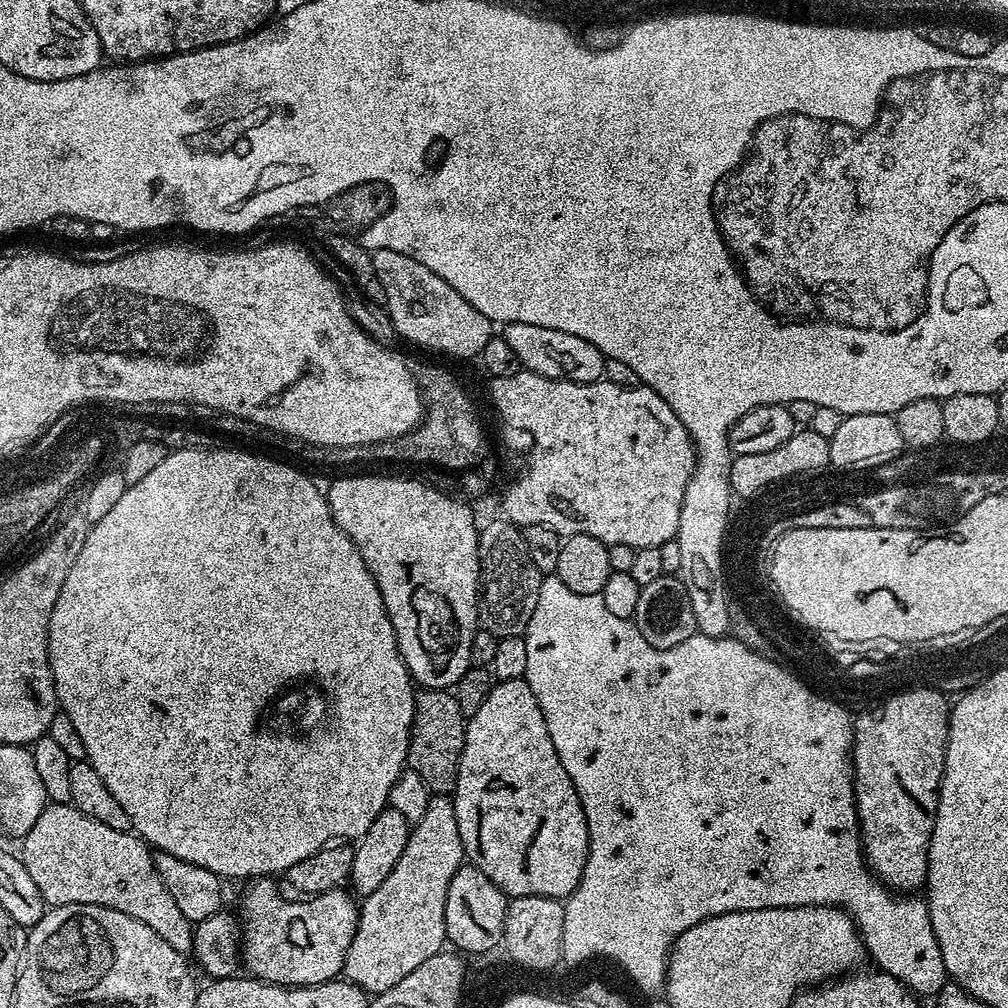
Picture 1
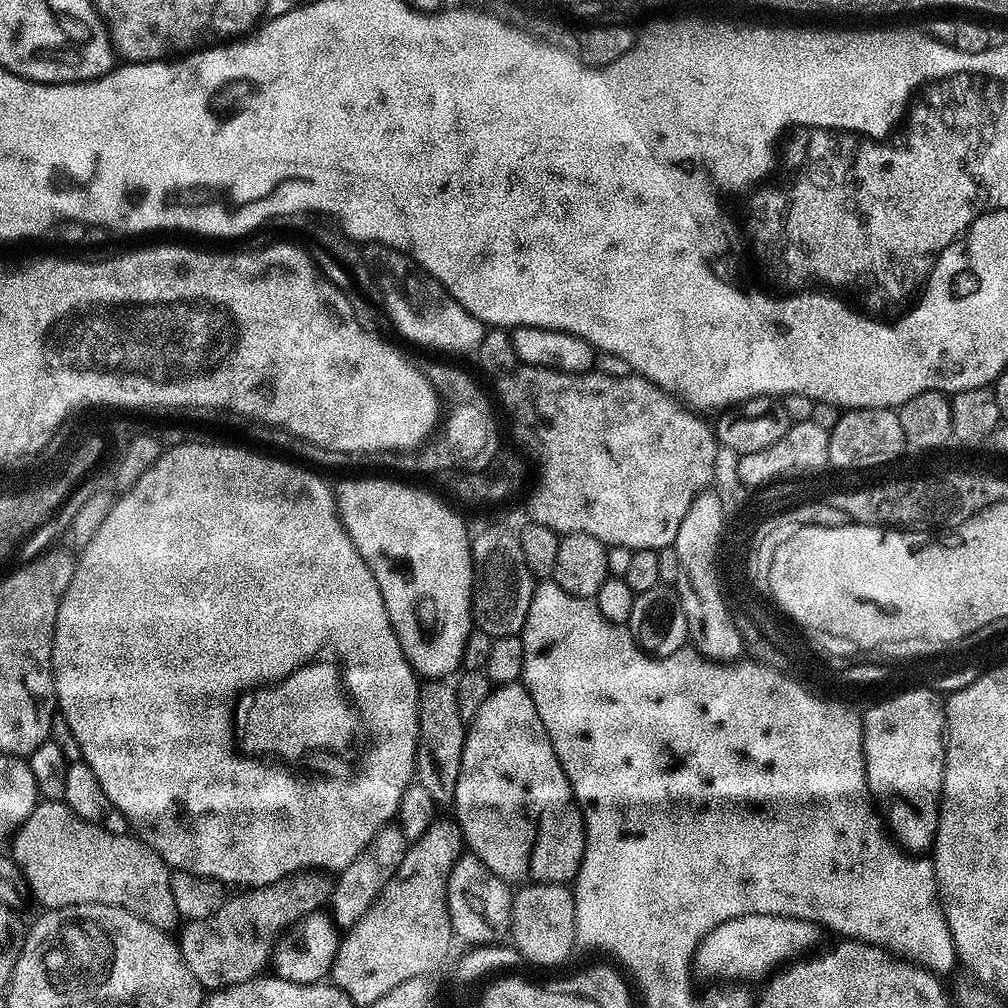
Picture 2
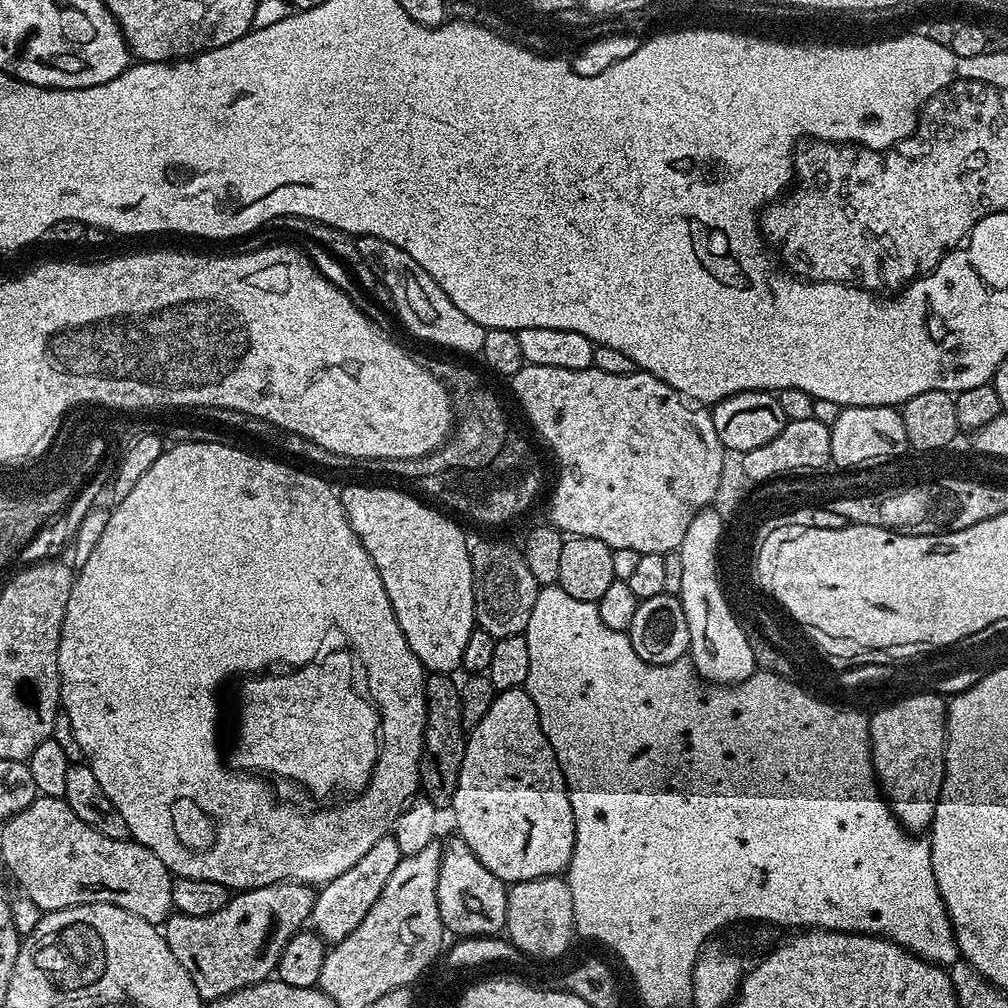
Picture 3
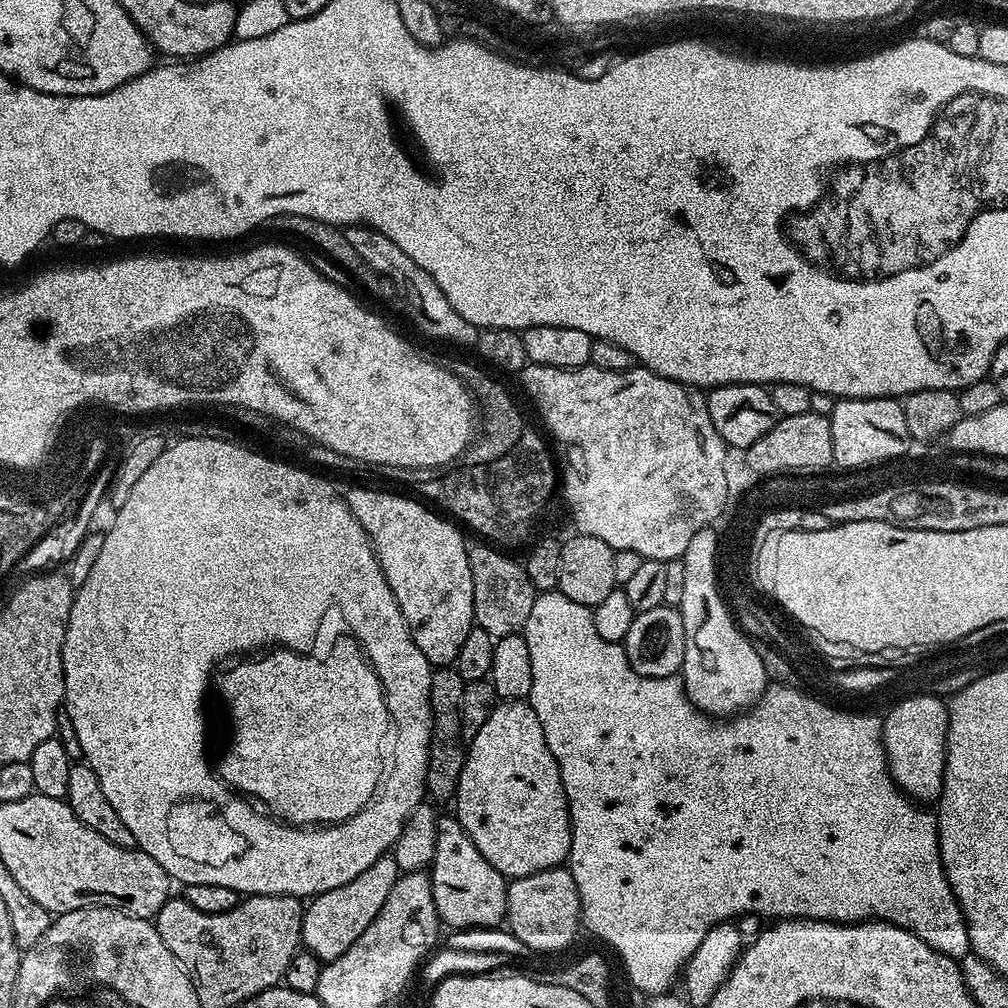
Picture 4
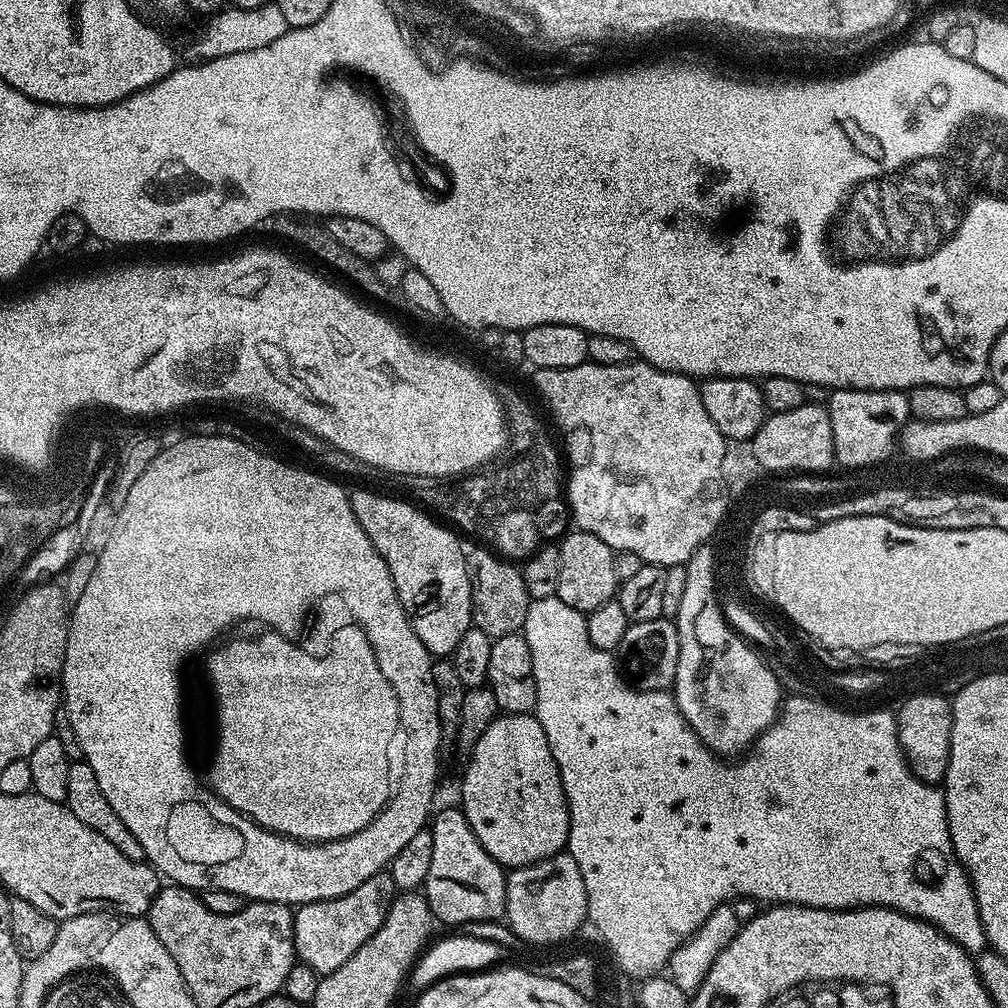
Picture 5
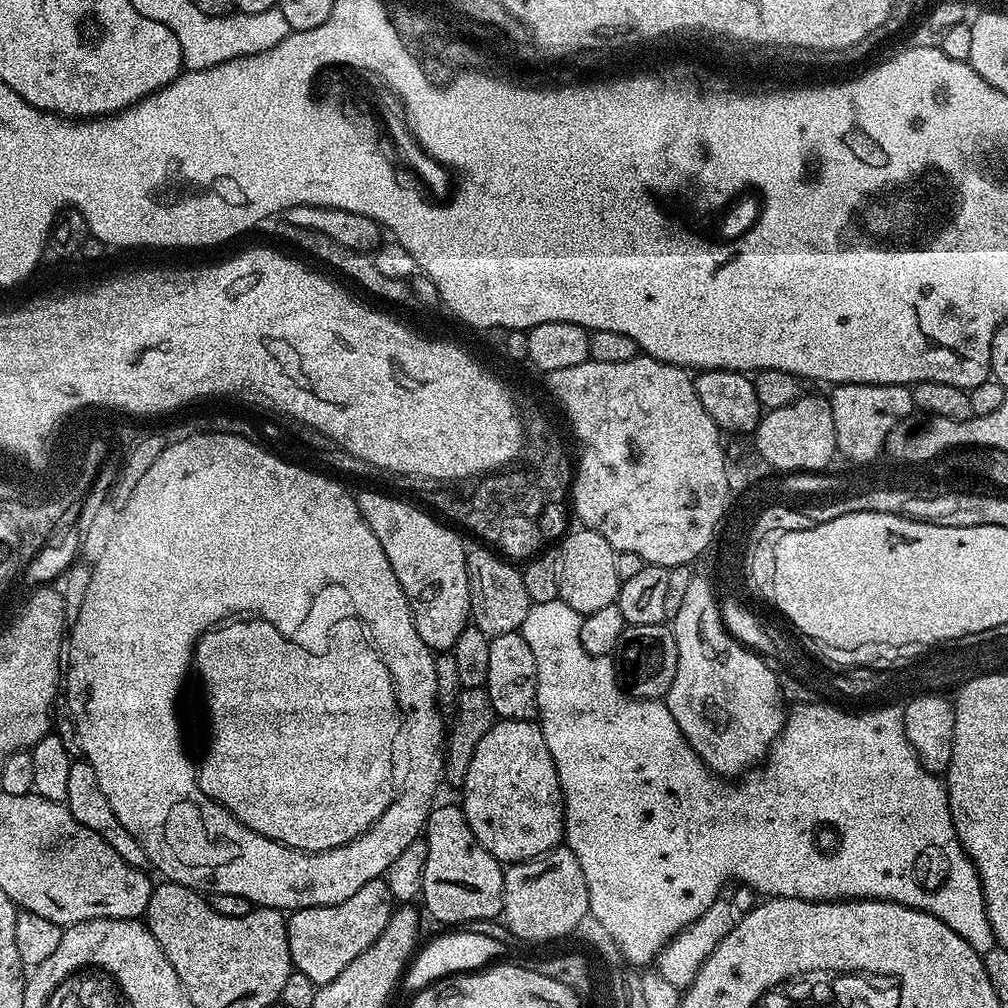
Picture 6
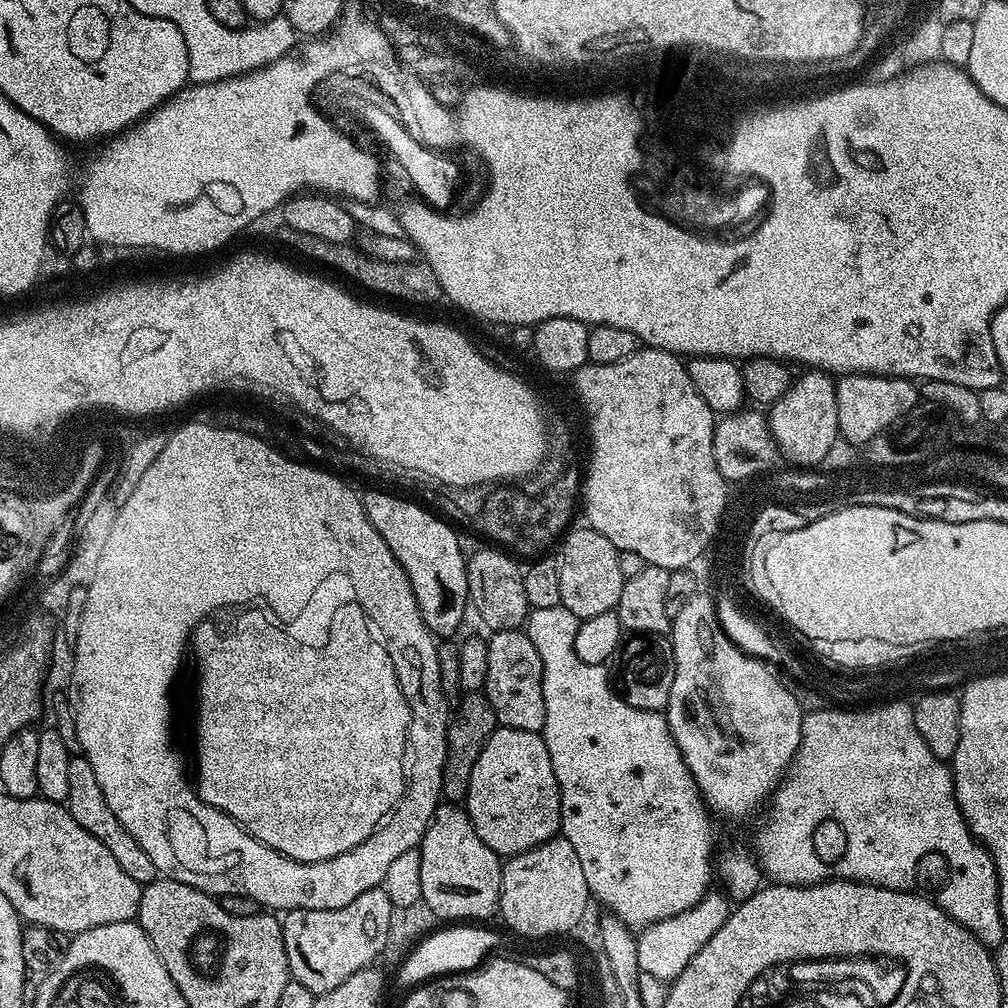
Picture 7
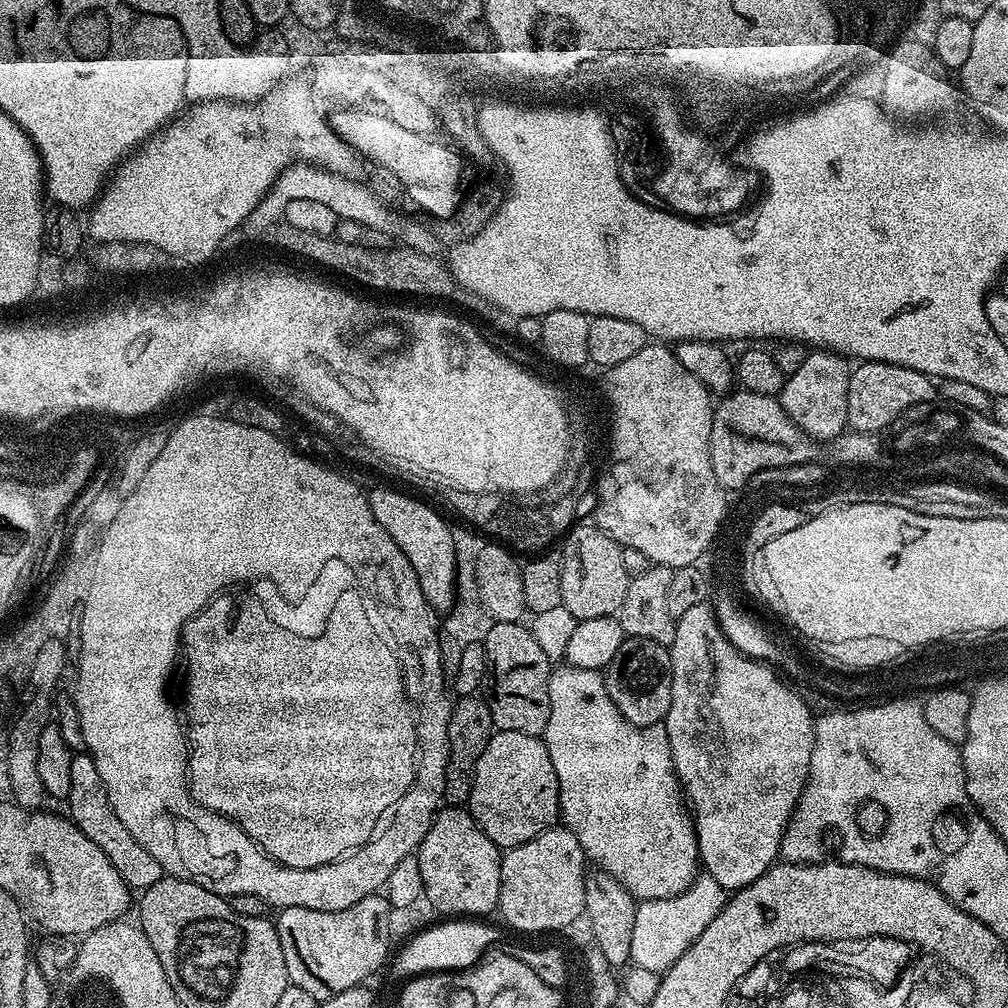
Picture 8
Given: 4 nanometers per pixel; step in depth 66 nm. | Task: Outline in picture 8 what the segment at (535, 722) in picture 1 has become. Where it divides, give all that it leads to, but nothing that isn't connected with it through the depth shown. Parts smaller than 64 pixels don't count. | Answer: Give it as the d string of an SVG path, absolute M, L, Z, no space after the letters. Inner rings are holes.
M518 730L493 731L490 742L486 742L486 750L482 750L482 758L478 758L474 786L466 807L486 838L493 840L501 850L522 846L530 842L530 838L553 827L561 819L560 791L558 774L554 774L554 762L550 762L550 754L543 739L522 734Z

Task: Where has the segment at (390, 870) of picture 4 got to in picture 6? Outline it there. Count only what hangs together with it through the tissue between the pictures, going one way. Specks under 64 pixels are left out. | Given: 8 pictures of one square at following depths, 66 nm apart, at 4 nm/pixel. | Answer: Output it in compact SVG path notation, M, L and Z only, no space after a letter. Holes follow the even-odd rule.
M384 878L366 882L366 886L362 886L358 894L346 898L346 902L321 908L295 909L287 917L293 969L306 974L306 978L317 986L328 984L379 938L382 930L386 930L393 911L390 886Z

